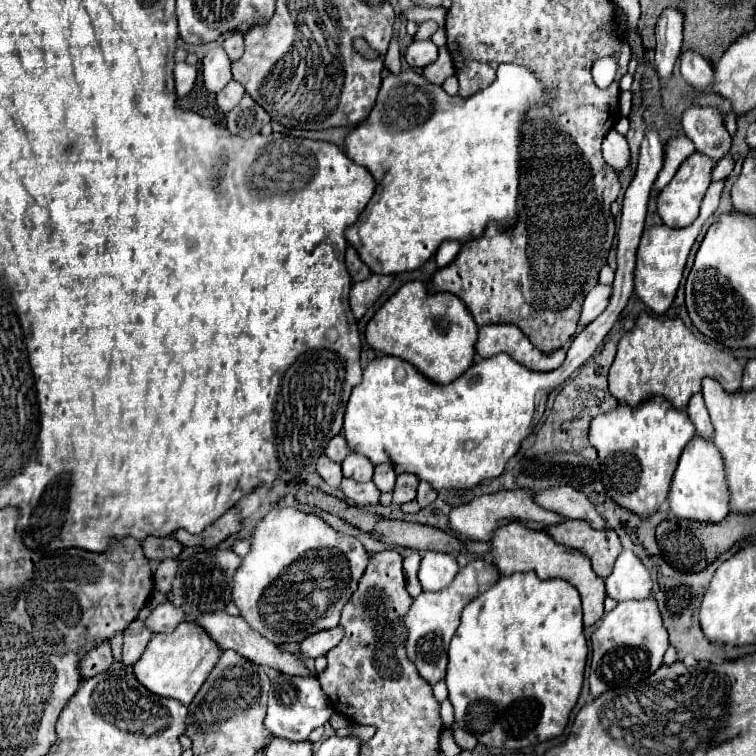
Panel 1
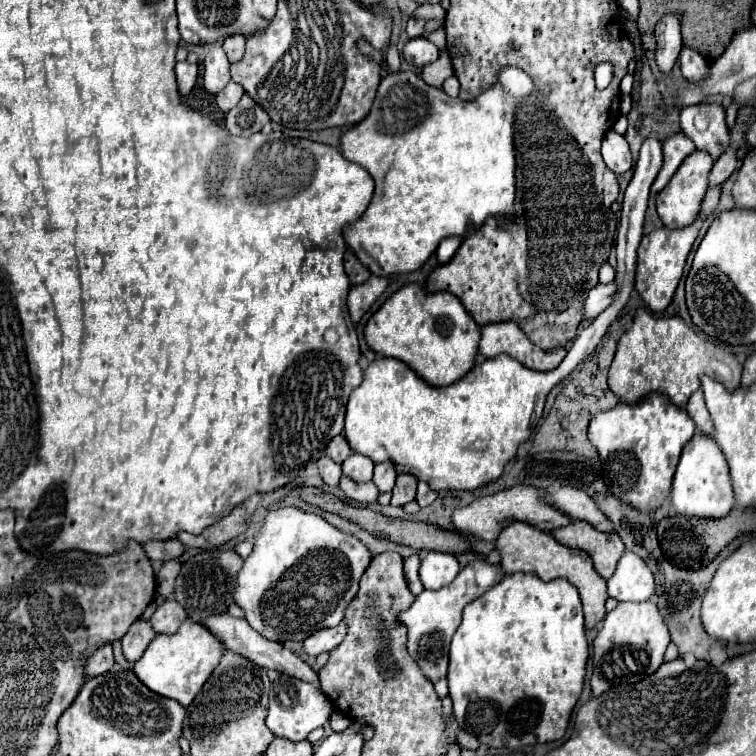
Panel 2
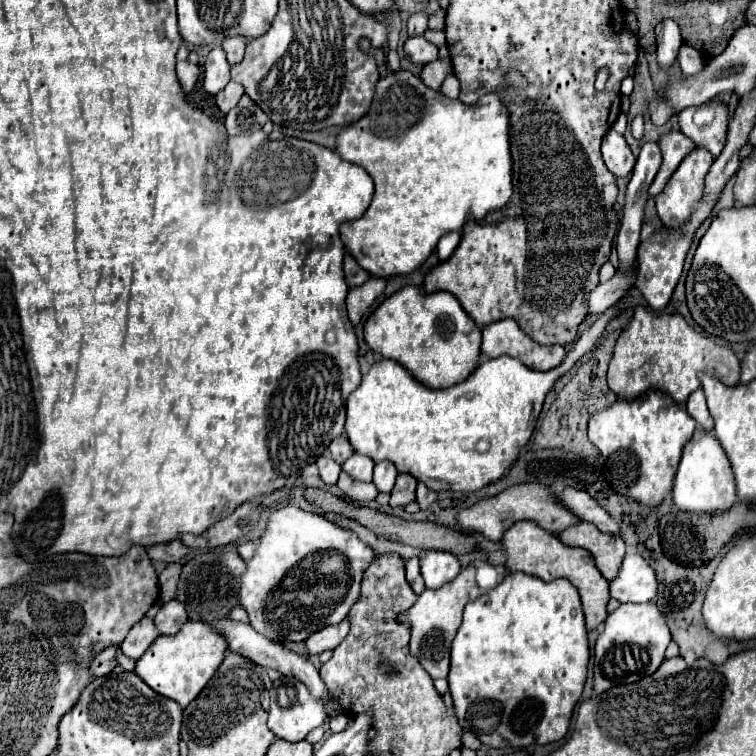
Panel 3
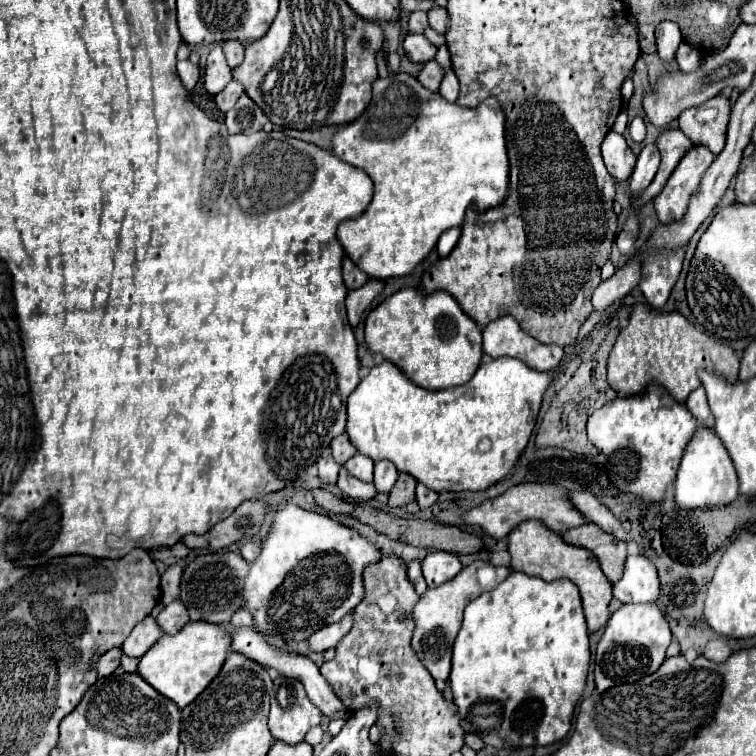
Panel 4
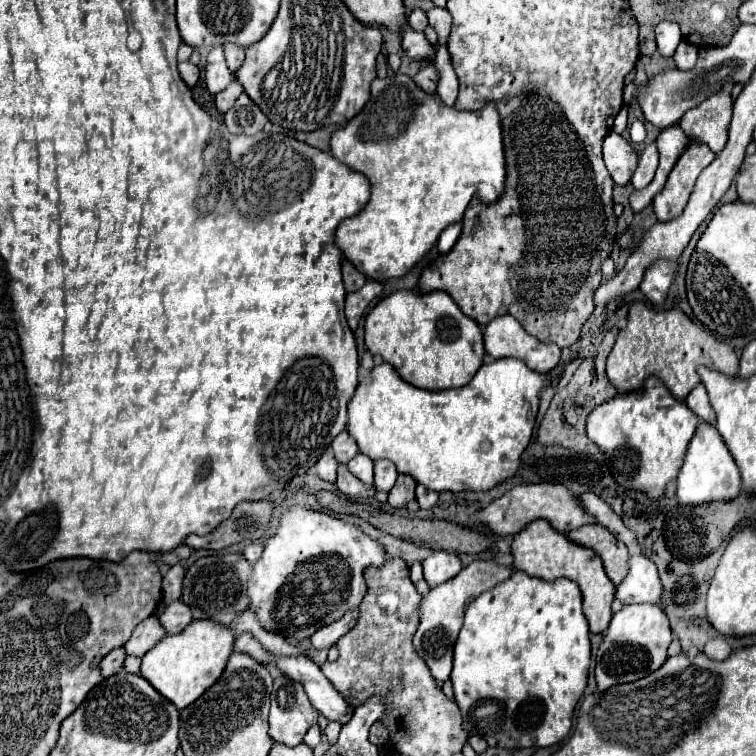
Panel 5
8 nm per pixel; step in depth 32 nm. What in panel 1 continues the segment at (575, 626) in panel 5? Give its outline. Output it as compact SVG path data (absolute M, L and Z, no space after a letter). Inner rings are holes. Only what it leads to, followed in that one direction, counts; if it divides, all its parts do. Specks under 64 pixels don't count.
M534 572L528 574L510 574L502 576L492 588L488 588L484 594L474 598L462 612L462 622L450 642L448 648L448 674L446 674L446 684L450 692L450 702L454 706L454 718L460 728L466 732L472 732L480 744L494 746L494 748L508 748L508 750L520 750L538 742L546 742L552 738L558 738L564 734L564 728L568 724L570 712L578 702L582 682L584 682L584 668L586 668L586 658L588 658L588 644L584 638L584 626L582 626L582 606L580 606L580 594L578 590L568 584L566 580L554 578L554 580L540 580Z

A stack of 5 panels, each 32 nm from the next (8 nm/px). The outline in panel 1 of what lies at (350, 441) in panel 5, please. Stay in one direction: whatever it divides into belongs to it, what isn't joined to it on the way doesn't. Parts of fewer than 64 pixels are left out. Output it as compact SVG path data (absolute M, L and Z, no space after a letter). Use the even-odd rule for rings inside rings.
M334 436L334 438L328 442L328 446L326 446L326 456L328 456L330 460L338 462L338 464L340 464L348 454L350 454L350 448L348 448L348 444L346 444L346 440L344 440L342 436Z

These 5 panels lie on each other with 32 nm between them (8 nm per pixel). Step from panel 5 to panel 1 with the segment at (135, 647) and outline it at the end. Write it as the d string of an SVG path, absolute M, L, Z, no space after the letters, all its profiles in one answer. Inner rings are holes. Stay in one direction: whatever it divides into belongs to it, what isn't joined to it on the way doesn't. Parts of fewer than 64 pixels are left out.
M134 620L130 624L130 628L124 632L124 646L122 646L122 658L126 666L132 666L142 656L150 638L152 638L152 632L146 628L142 620Z

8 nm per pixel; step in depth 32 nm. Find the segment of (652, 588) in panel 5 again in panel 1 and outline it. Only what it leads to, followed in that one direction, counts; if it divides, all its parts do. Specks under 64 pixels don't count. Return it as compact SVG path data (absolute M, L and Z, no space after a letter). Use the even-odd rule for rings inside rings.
M622 550L612 574L606 578L606 592L614 600L644 600L652 592L648 568L632 550Z

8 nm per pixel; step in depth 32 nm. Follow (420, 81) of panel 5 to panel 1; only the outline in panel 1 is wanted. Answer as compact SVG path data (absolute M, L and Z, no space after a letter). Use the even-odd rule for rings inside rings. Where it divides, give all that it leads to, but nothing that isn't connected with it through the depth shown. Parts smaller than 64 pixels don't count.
M440 48L440 54L438 54L438 60L428 64L424 68L424 74L422 74L428 82L432 84L442 84L448 76L454 76L454 64L452 64L452 58L448 54L448 48Z

